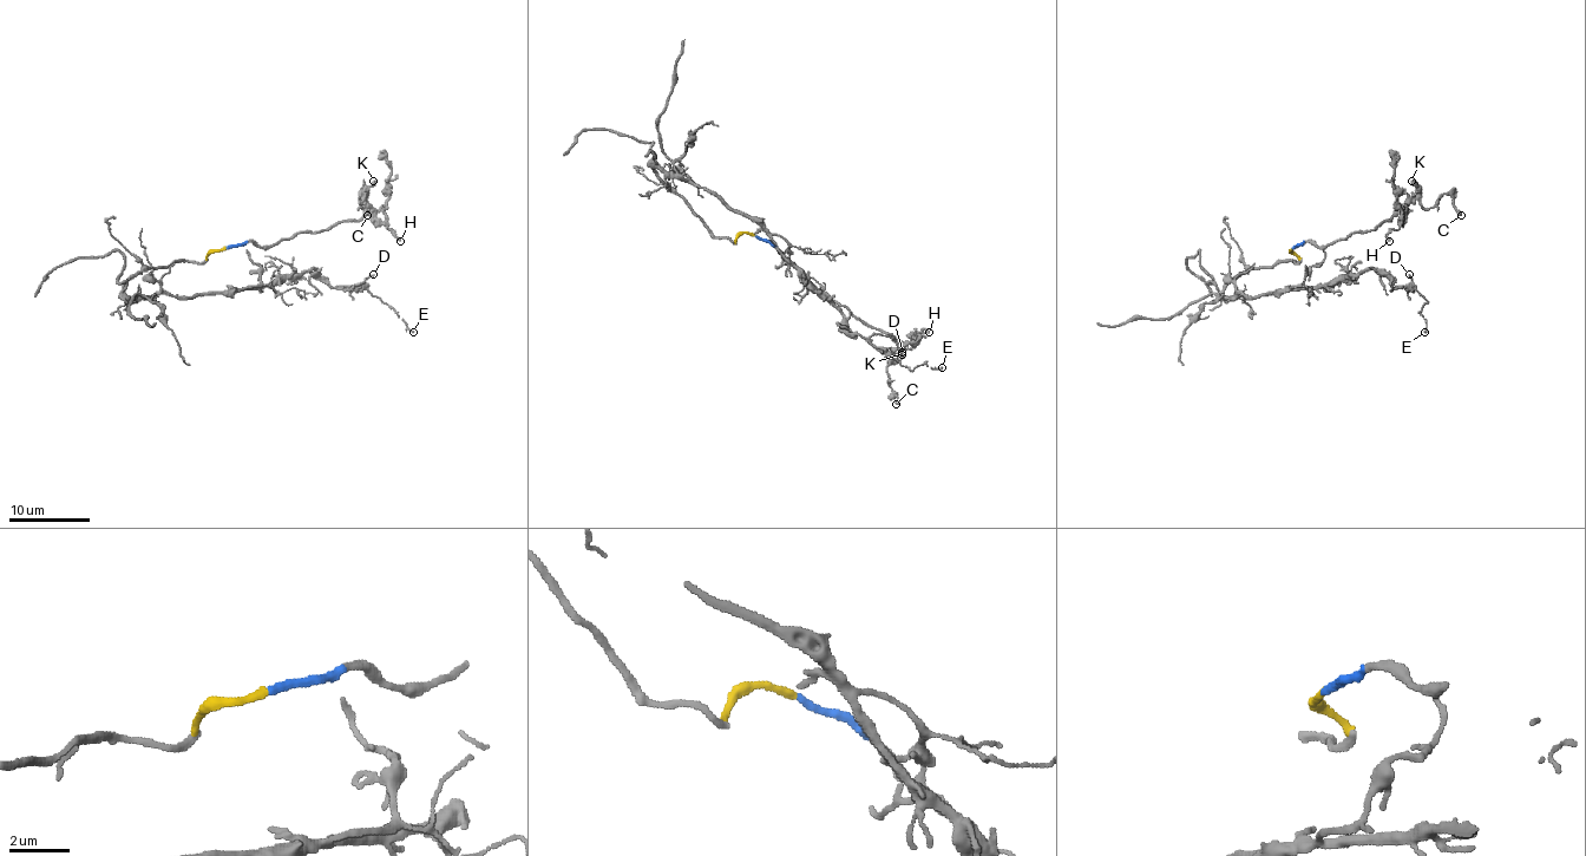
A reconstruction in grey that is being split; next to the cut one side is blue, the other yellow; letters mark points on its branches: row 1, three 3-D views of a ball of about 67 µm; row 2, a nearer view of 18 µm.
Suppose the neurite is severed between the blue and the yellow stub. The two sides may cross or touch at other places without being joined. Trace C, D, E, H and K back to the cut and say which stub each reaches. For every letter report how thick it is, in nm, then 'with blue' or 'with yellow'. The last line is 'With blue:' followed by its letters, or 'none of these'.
C: 180 nm | with blue
D: 120 nm | with yellow
E: 130 nm | with yellow
H: 200 nm | with blue
K: 280 nm | with blue
With blue: C, H, K

